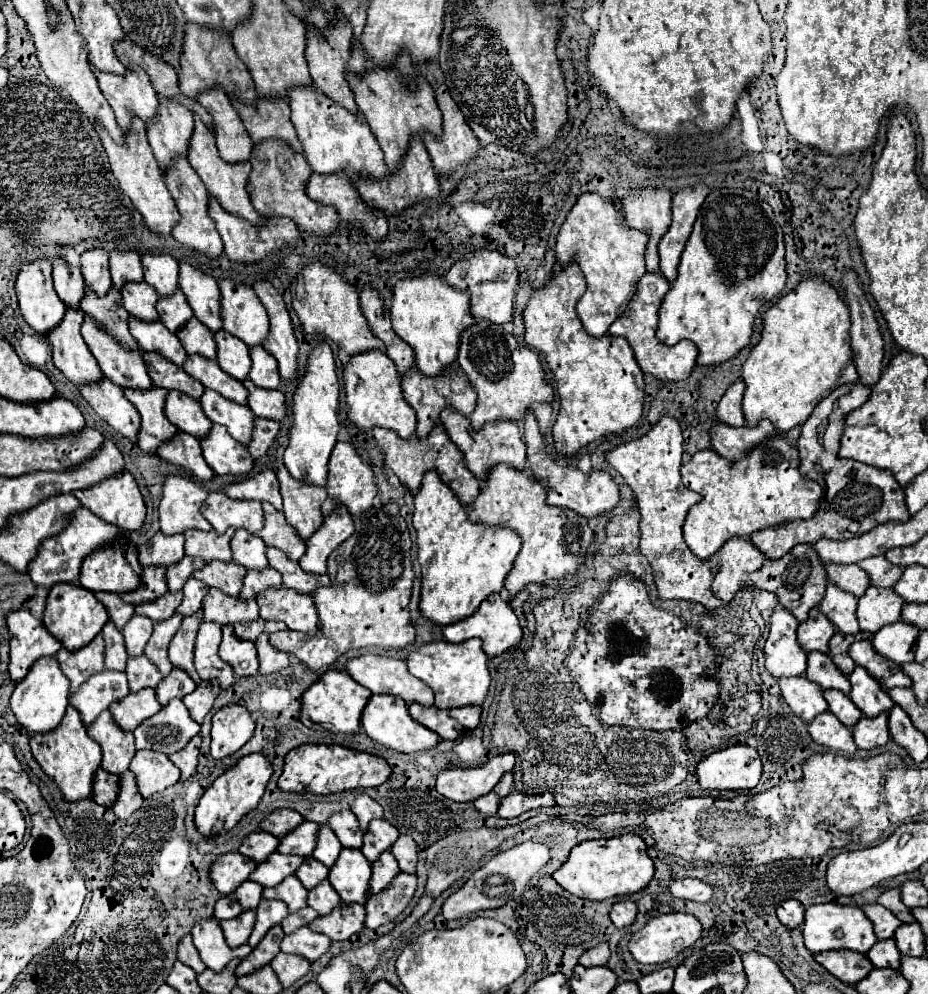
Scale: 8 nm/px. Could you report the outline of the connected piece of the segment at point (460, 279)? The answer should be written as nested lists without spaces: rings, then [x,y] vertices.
[[[483,250],[483,252],[473,252],[467,254],[465,258],[457,260],[455,266],[445,274],[445,282],[457,290],[469,292],[471,296],[471,316],[473,318],[485,318],[493,324],[505,324],[513,320],[513,306],[515,306],[515,286],[519,282],[519,272],[517,266],[511,258],[493,252],[493,250]]]

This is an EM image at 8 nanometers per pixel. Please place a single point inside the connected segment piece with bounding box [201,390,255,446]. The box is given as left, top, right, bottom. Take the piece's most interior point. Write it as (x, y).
(239, 420)

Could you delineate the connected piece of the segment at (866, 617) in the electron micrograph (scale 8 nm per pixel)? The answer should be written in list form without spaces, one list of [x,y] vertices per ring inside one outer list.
[[[869,586],[857,602],[857,620],[861,632],[875,634],[887,624],[895,624],[901,616],[903,600],[893,590]]]

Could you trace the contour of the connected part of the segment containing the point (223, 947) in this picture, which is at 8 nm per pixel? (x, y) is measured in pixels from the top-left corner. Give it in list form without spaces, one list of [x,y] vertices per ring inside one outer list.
[[[203,920],[193,926],[191,930],[193,944],[201,954],[201,960],[211,968],[213,972],[221,972],[233,958],[245,958],[247,952],[253,948],[249,944],[243,944],[239,948],[229,948],[225,942],[225,936],[215,920]]]

